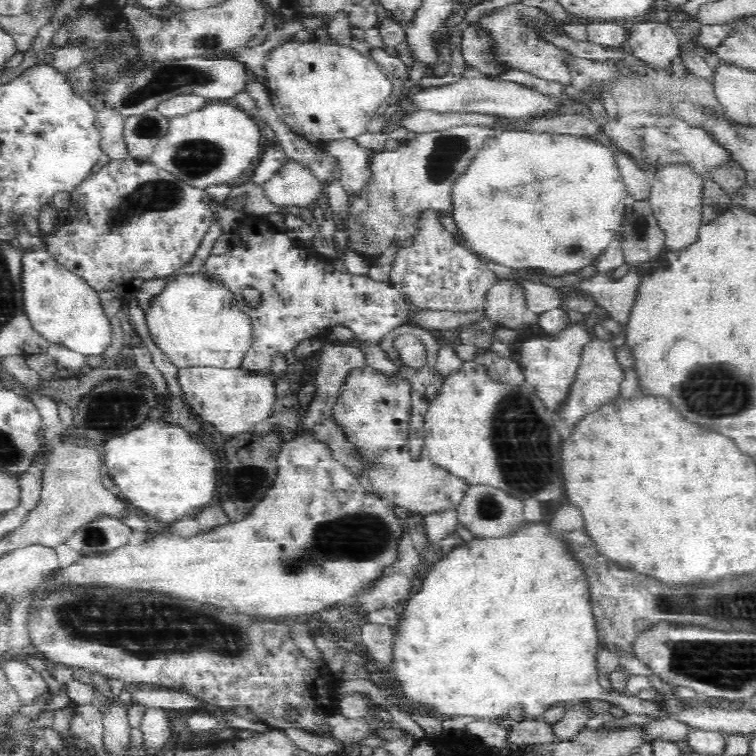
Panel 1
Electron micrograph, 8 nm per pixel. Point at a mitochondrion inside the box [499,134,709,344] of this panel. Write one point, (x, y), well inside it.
(639, 225)

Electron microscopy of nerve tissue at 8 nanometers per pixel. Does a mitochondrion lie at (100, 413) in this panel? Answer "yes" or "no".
yes

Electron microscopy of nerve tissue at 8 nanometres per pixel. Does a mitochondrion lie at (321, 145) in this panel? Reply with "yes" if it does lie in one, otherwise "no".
no

